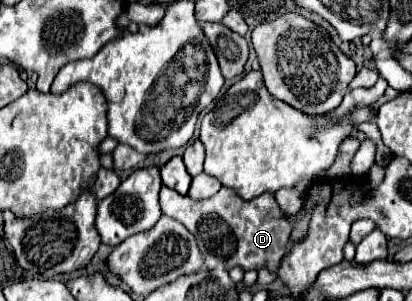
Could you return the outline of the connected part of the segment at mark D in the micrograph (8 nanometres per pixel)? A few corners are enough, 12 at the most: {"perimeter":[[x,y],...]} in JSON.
{"perimeter":[[162,187],[164,215],[208,269],[274,273],[290,223],[272,193],[222,187],[194,201]]}

